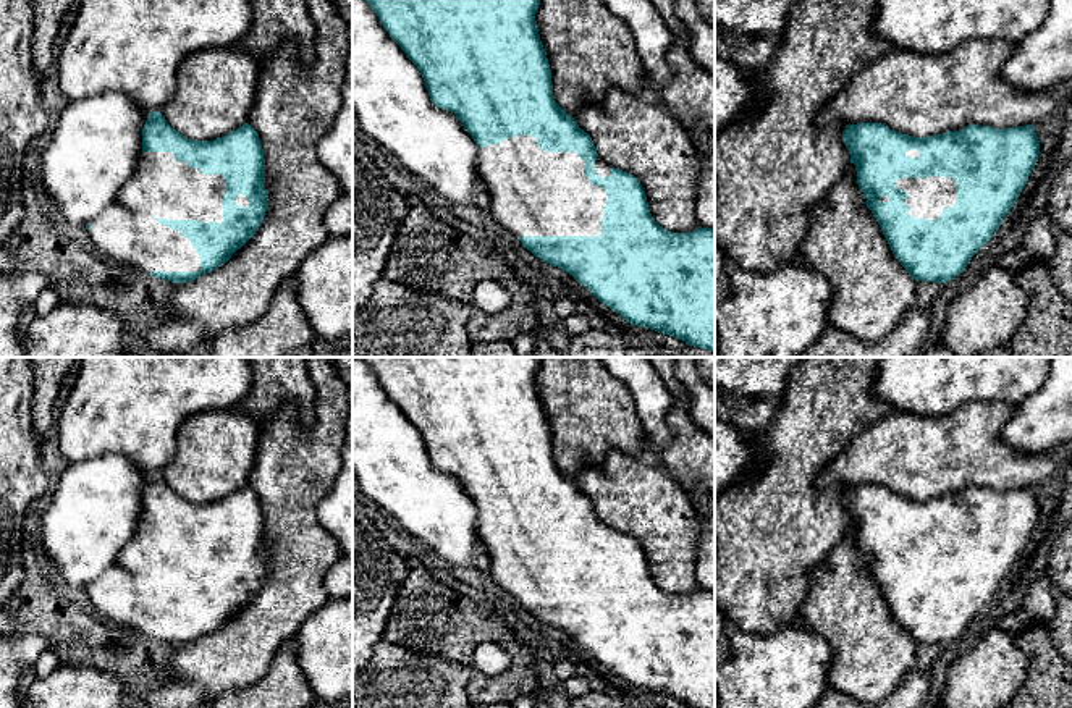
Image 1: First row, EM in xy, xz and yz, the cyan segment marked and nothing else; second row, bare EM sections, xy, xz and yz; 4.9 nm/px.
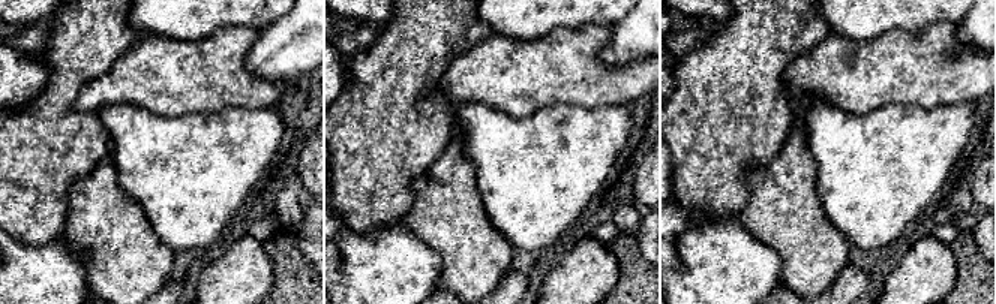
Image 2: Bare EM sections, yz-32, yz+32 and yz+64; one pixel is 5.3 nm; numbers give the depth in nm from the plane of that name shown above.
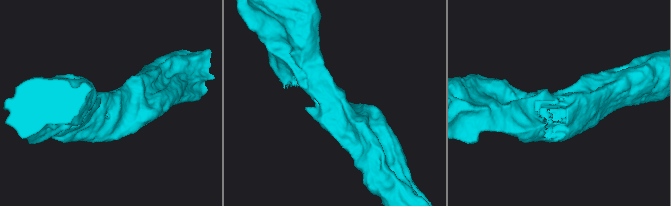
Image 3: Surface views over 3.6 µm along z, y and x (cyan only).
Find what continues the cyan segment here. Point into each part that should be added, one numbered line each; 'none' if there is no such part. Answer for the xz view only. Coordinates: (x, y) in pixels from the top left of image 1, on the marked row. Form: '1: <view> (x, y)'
1: xz (531, 193)

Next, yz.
1: yz (927, 198)

